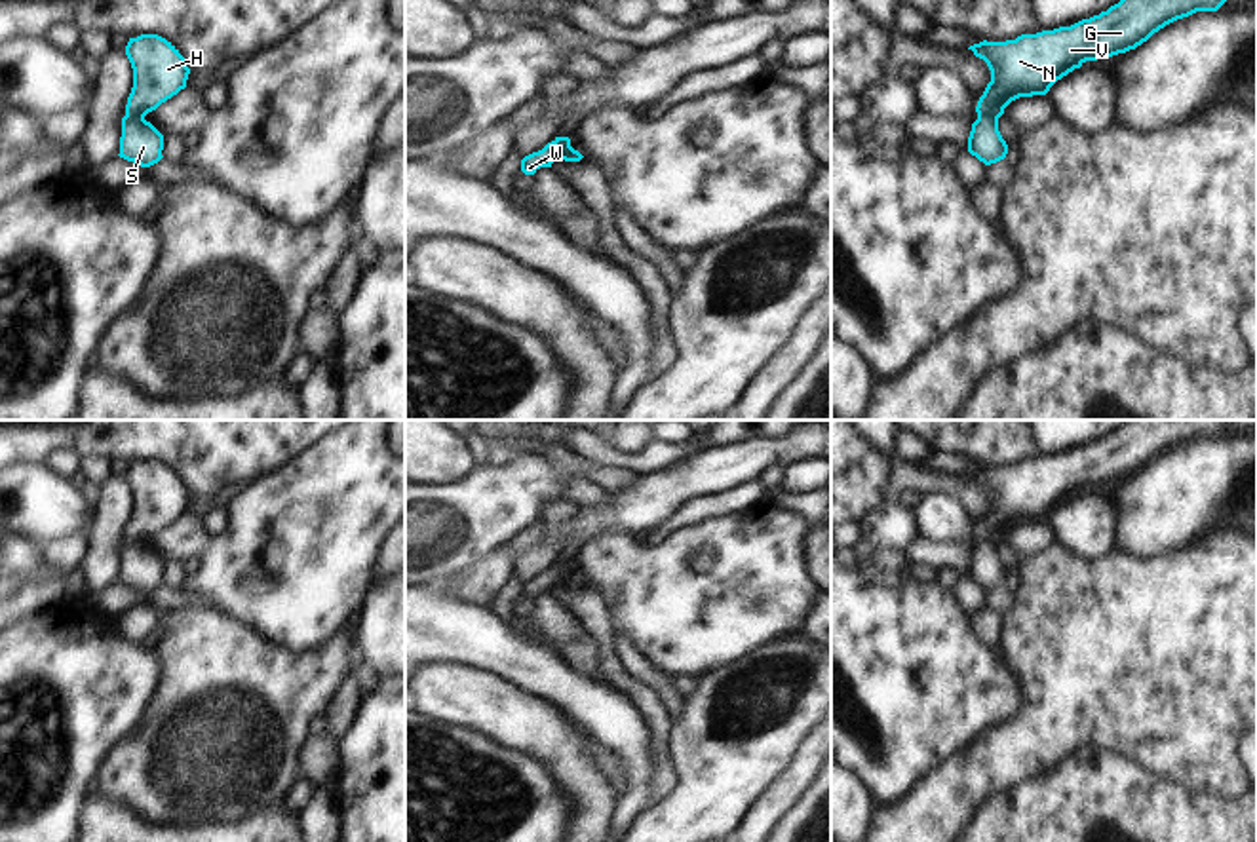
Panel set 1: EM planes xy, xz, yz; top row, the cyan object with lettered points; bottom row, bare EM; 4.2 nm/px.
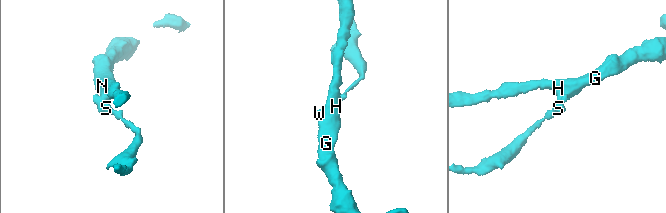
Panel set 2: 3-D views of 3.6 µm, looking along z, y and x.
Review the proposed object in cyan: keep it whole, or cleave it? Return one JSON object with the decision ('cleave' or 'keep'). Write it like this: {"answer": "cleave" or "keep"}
{"answer": "cleave"}

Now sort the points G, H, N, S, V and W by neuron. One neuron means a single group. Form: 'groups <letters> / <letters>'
groups G H N V / S W

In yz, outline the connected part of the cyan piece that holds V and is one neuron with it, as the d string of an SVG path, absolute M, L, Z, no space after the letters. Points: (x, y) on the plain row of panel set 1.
M1126 420L1107 437L1082 445L1071 452L1021 460L1006 468L979 468L970 471L976 483L983 485L991 496L991 507L977 526L977 544L987 536L1002 536L1019 523L1046 521L1050 513L1080 494L1086 487L1112 483L1135 475L1166 450L1189 443L1196 437L1217 437L1230 420Z

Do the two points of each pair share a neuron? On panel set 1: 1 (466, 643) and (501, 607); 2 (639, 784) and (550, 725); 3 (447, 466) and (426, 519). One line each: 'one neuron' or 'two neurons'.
1: two neurons
2: two neurons
3: two neurons

